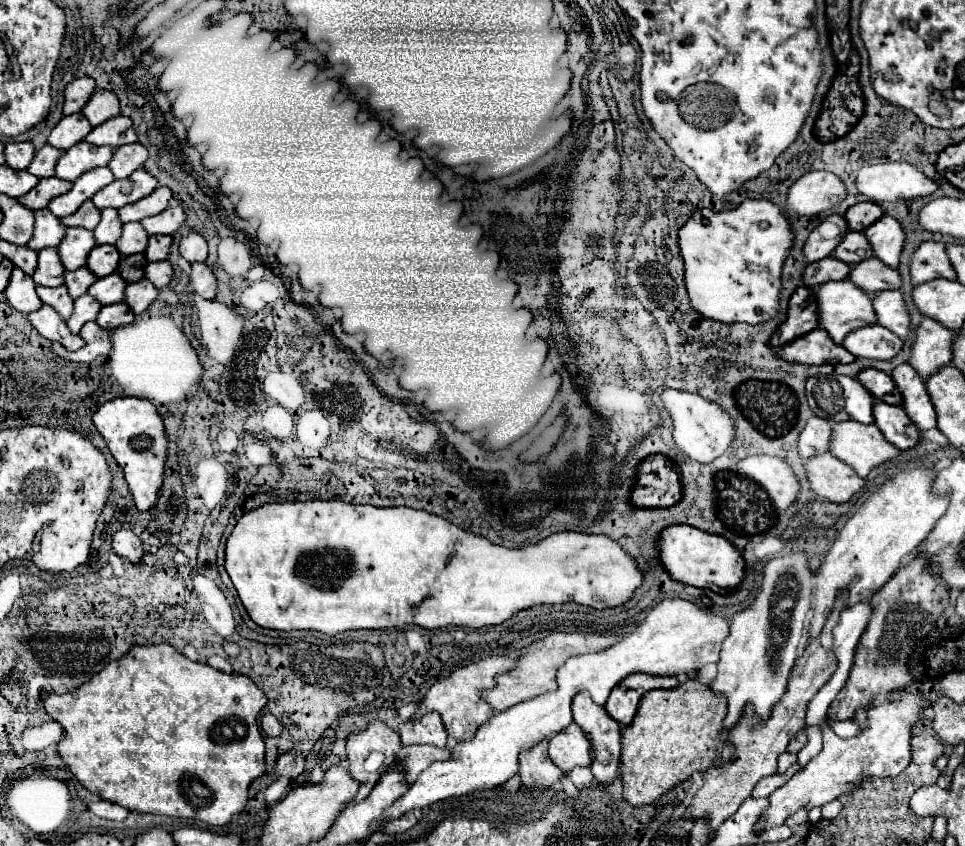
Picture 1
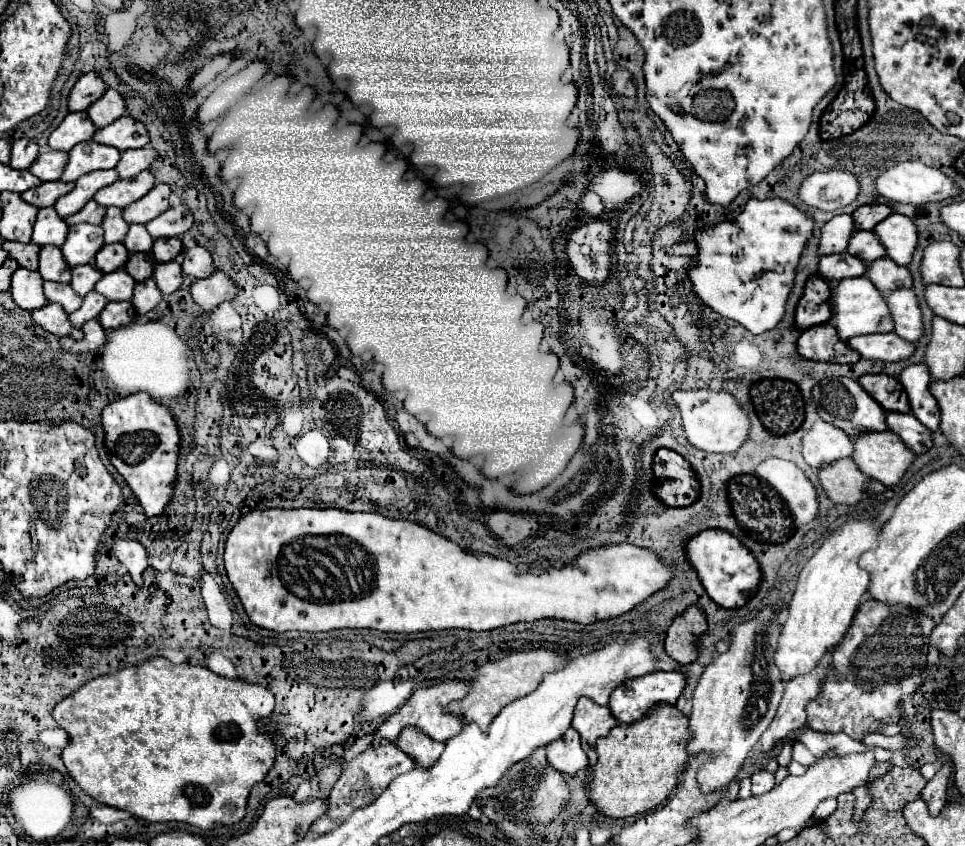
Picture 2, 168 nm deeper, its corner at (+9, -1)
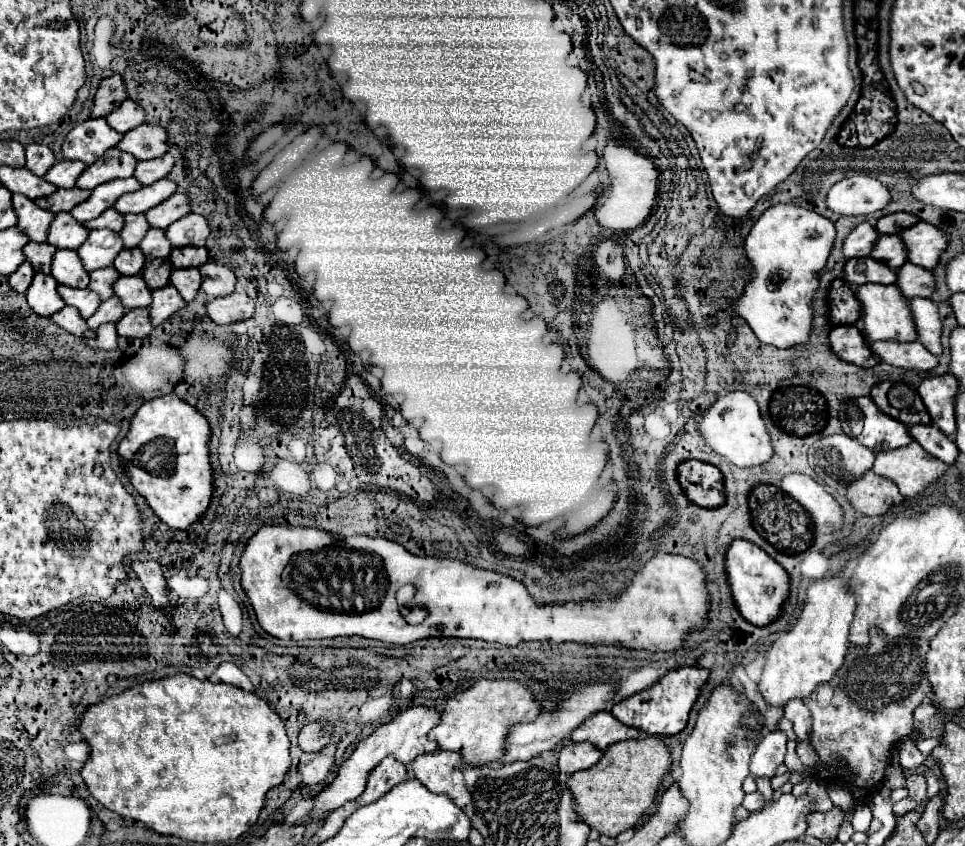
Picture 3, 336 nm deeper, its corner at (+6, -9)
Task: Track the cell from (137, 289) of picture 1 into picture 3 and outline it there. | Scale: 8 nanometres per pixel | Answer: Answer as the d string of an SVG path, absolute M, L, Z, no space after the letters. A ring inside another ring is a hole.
M166 285L162 289L152 291L152 305L150 305L150 323L156 327L162 321L166 321L172 313L182 309L186 303L178 295L178 291L172 285Z

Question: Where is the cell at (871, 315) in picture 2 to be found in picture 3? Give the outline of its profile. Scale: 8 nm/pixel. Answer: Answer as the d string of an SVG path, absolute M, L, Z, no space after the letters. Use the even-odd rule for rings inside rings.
M876 283L860 285L856 289L856 299L862 305L862 315L856 325L868 343L872 341L914 341L916 339L916 327L912 323L910 307L896 285L876 285Z

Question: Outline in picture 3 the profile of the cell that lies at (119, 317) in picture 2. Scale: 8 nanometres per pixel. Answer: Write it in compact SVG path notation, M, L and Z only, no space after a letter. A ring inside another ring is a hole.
M130 309L122 321L116 323L116 333L120 337L146 337L150 335L152 331L152 325L150 325L150 319L148 319L148 309Z

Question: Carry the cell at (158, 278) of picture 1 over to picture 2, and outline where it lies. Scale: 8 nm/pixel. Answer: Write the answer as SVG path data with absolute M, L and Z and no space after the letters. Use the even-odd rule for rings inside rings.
M169 261L169 263L155 263L155 271L153 271L153 279L157 283L157 287L169 295L173 291L177 291L183 283L183 271L181 271L181 263L177 261Z

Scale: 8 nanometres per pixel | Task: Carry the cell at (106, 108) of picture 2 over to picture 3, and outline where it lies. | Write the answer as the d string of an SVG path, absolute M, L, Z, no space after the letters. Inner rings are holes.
M132 99L124 101L118 109L114 109L106 121L110 123L110 127L118 133L126 133L134 127L138 127L140 123L144 123L144 113L142 113L142 107L138 107L138 103L134 103Z

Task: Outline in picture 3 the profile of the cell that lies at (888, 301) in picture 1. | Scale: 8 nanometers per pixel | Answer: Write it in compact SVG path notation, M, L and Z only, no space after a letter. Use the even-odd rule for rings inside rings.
M914 297L908 301L912 319L918 331L918 341L934 355L940 355L942 345L940 345L940 333L942 333L942 321L938 317L938 309L930 299L920 299Z

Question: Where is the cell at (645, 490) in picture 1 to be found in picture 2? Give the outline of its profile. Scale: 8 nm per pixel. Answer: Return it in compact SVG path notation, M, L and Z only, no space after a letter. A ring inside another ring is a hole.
M659 449L655 469L655 495L669 507L685 507L699 499L699 479L691 465L671 449Z

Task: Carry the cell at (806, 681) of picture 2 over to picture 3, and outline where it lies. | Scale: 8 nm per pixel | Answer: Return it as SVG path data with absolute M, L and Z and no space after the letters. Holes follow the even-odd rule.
M770 731L762 737L756 747L756 753L750 761L750 773L760 777L774 777L776 767L784 761L786 753L786 735L782 731Z

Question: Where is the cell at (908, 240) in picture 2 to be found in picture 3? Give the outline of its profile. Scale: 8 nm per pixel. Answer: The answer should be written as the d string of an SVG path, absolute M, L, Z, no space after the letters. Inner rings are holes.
M924 221L902 229L900 239L906 247L908 261L924 269L932 269L942 249L946 249L946 235L940 229L934 229L934 225L926 225Z

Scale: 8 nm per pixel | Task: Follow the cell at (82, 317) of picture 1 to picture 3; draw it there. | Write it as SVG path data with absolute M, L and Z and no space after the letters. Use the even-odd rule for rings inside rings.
M110 297L108 301L102 301L102 303L100 303L100 307L96 309L96 313L94 313L92 317L86 319L88 329L96 331L102 323L108 323L108 321L116 323L124 313L126 313L126 309L124 309L122 303L118 301L118 297Z

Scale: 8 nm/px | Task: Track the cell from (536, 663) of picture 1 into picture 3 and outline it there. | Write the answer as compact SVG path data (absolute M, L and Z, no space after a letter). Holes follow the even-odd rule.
M480 679L446 703L440 723L428 737L436 739L440 749L458 751L470 765L484 765L502 757L506 729L514 725L514 721L534 721L538 713L540 701L536 701L526 683L516 679Z

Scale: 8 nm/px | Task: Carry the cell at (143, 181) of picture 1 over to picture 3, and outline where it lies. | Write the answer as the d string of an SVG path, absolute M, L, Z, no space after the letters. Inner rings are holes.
M160 179L154 185L140 187L134 193L128 193L128 195L118 197L118 201L114 203L114 209L118 213L122 213L122 215L124 213L146 213L154 205L162 203L164 199L168 199L174 191L176 191L176 185L172 181Z

